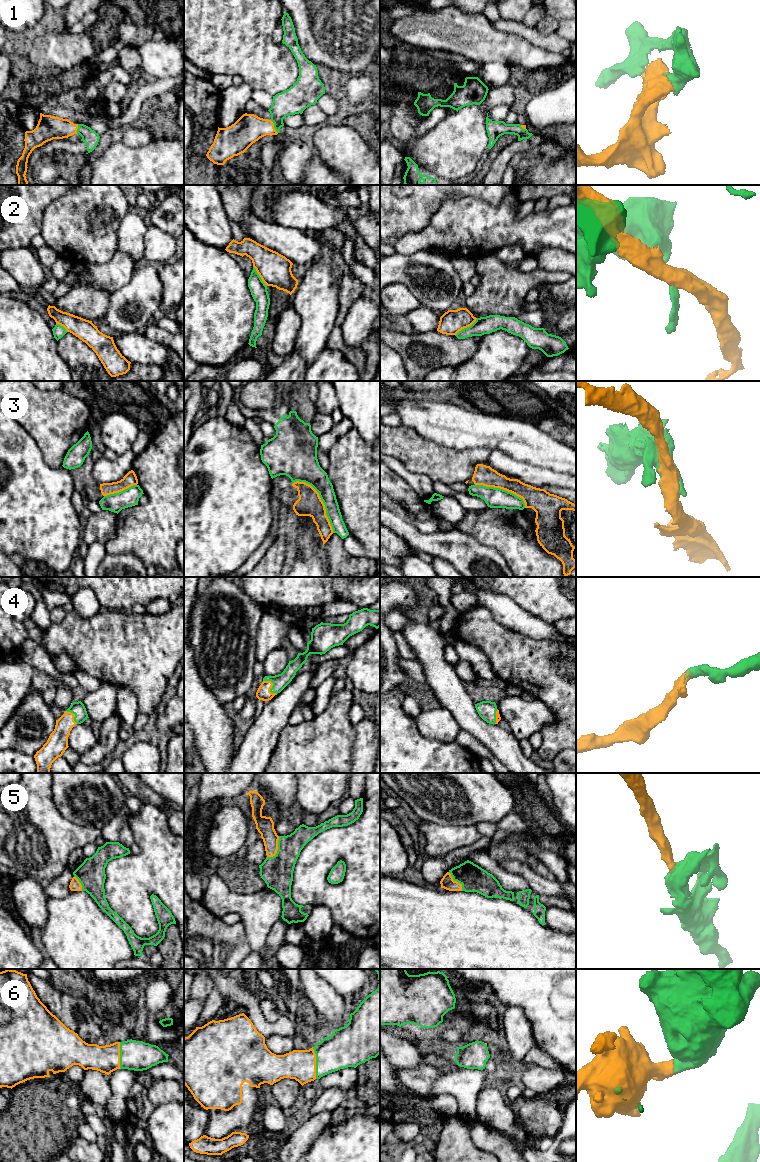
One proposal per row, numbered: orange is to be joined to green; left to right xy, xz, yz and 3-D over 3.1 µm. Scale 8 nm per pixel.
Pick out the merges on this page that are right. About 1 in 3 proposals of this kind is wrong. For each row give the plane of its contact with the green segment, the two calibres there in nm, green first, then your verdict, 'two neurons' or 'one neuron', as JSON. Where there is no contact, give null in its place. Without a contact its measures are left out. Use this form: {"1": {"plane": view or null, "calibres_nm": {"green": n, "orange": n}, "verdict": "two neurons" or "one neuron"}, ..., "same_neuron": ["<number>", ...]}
{"1": {"plane": "xz", "calibres_nm": {"green": 220, "orange": 240}, "verdict": "one neuron"}, "2": {"plane": "yz", "calibres_nm": {"green": 140, "orange": 190}, "verdict": "two neurons"}, "3": {"plane": "xz", "calibres_nm": {"green": 190, "orange": 190}, "verdict": "two neurons"}, "4": {"plane": "xz", "calibres_nm": {"green": 120, "orange": 110}, "verdict": "one neuron"}, "5": {"plane": "xz", "calibres_nm": {"green": 260, "orange": 140}, "verdict": "one neuron"}, "6": {"plane": "xz", "calibres_nm": {"green": 300, "orange": 240}, "verdict": "one neuron"}, "same_neuron": ["1", "4", "5", "6"]}

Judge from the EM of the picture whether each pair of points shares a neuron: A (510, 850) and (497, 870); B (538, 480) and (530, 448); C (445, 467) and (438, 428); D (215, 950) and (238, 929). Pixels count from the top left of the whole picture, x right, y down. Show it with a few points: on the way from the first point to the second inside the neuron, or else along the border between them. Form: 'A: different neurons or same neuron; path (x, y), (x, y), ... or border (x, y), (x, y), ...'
A: different neurons; border (488, 853), (497, 862)
B: different neurons; border (512, 456), (518, 460), (557, 471)
C: different neurons; border (419, 435), (447, 447), (464, 450)
D: same neuron; path (221, 946), (232, 935)

